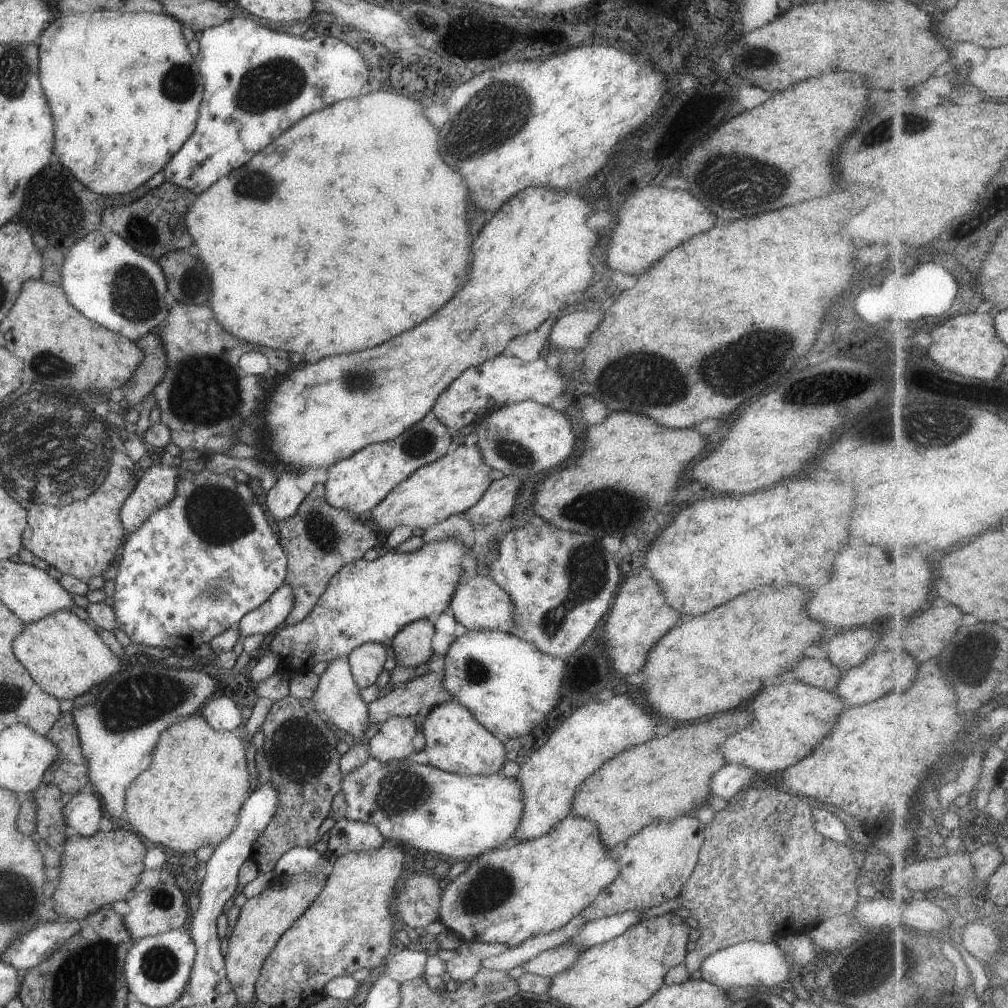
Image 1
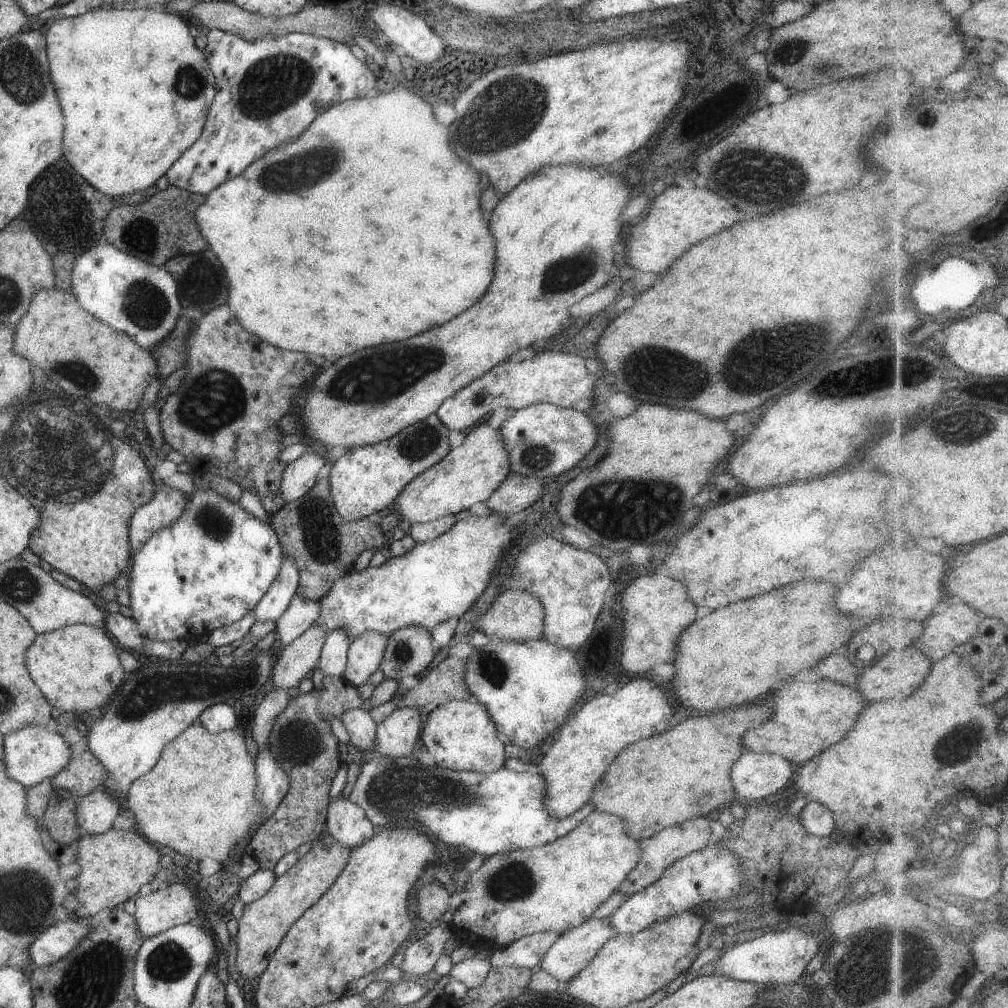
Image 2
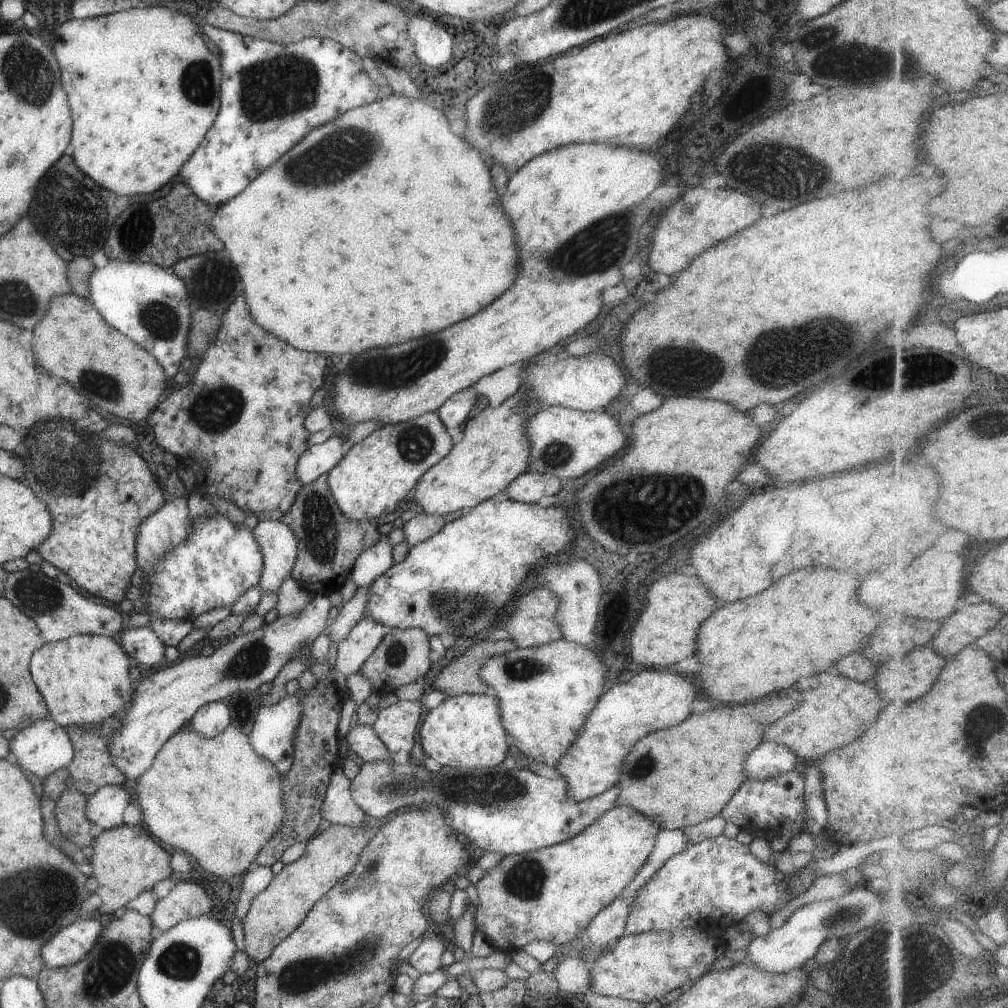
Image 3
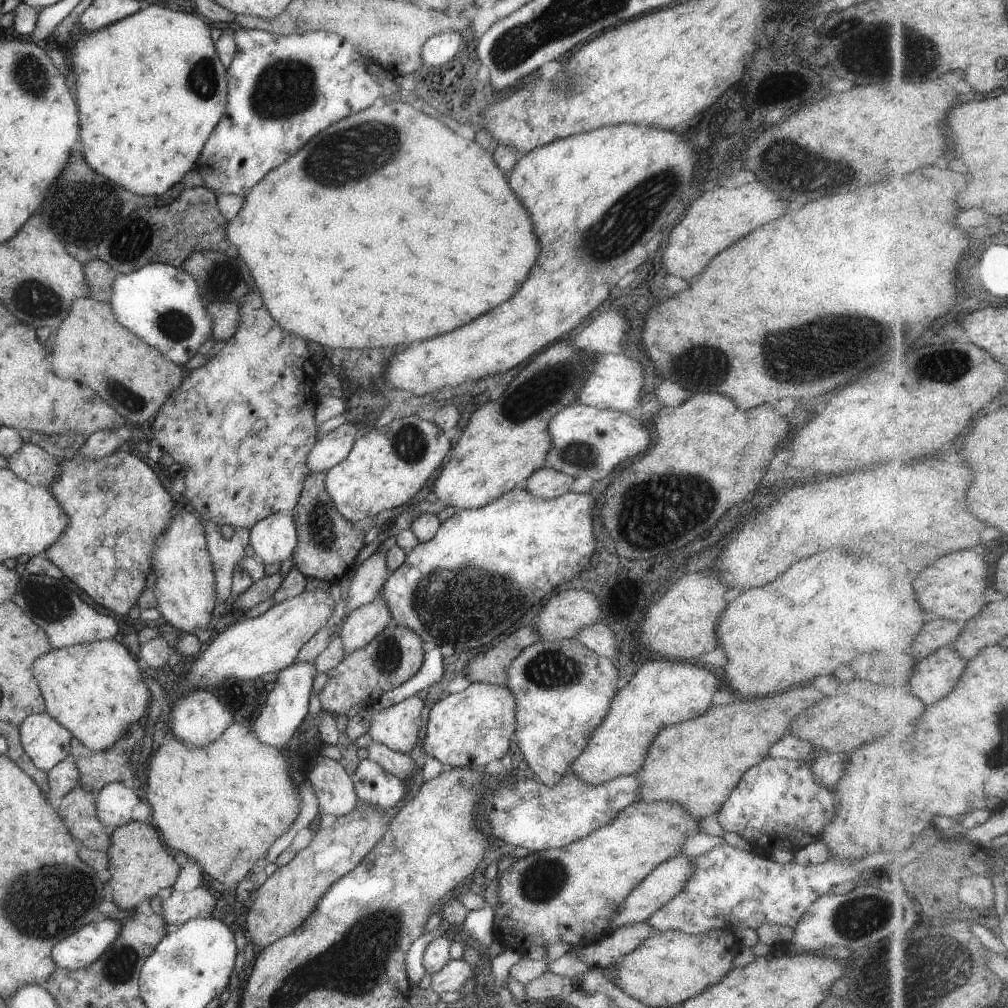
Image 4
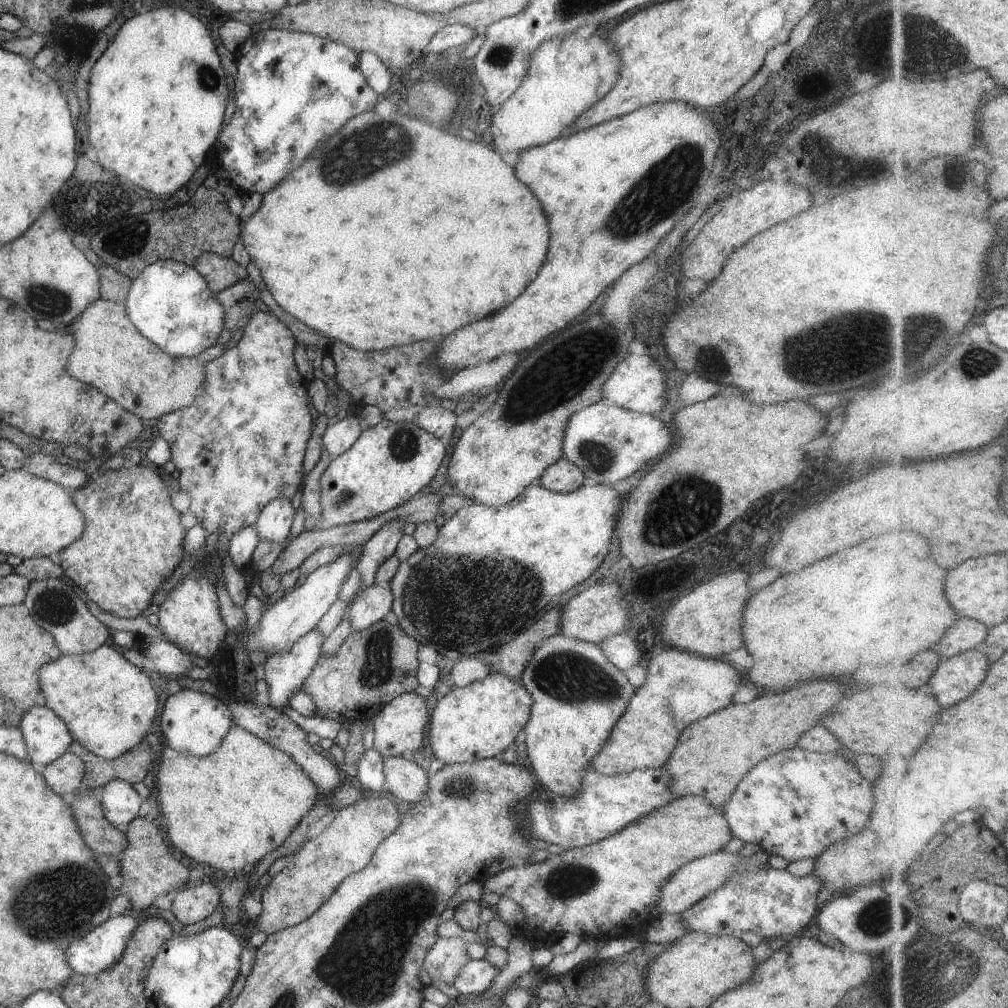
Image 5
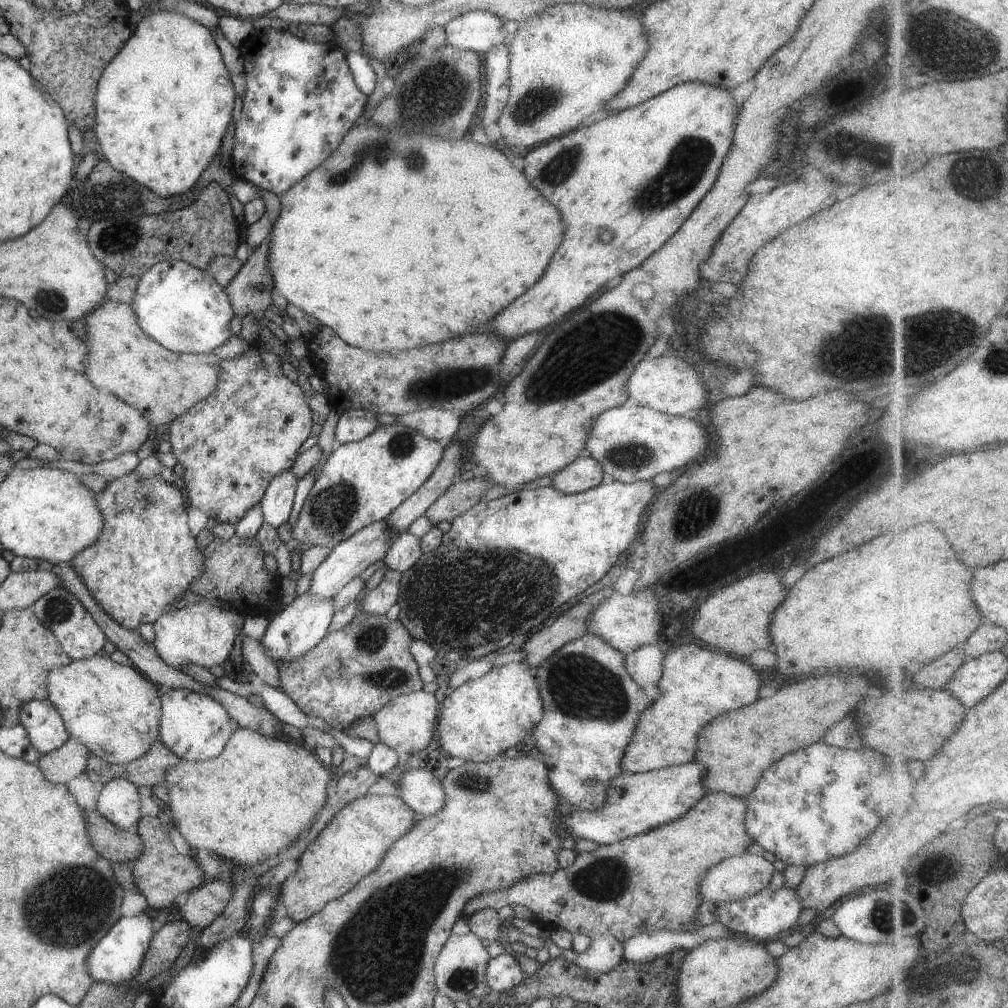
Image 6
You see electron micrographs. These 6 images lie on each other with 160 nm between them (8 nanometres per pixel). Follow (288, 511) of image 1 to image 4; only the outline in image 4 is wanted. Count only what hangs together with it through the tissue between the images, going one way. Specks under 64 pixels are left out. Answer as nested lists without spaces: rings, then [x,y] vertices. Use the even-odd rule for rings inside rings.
[[[345,420],[341,425],[316,439],[305,459],[309,472],[326,471],[343,460],[351,450],[357,435],[355,426]]]

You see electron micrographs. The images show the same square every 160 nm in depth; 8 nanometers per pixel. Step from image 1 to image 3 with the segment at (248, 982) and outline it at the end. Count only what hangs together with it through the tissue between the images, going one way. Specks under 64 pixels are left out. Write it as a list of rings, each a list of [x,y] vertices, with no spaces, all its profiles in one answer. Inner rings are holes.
[[[364,821],[357,828],[330,824],[317,836],[307,841],[303,854],[295,862],[283,866],[267,888],[261,890],[251,900],[242,921],[245,942],[243,951],[249,961],[262,963],[283,938],[292,934],[292,931],[303,921],[305,914],[311,910],[311,906],[351,871],[359,859],[363,846],[369,842],[369,838],[365,836],[367,829]]]

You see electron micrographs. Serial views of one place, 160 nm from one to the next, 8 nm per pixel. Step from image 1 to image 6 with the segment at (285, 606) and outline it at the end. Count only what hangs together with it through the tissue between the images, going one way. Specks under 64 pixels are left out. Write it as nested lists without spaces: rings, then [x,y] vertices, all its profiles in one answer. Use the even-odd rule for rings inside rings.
[[[287,469],[278,472],[278,475],[268,482],[259,502],[262,522],[266,522],[276,529],[282,522],[287,521],[297,481],[298,478],[293,474],[293,471]]]

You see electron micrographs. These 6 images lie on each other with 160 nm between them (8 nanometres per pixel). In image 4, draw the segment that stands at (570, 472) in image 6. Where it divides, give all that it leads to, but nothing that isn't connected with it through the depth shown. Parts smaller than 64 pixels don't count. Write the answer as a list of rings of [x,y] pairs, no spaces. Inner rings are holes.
[[[541,466],[525,479],[525,490],[542,499],[550,499],[566,493],[573,480],[572,476]]]

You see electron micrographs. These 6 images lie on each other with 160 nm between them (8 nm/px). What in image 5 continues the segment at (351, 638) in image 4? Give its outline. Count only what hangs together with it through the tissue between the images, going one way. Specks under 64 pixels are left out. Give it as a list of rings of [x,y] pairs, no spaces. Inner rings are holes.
[[[373,583],[360,589],[351,600],[346,613],[351,633],[383,619],[392,607],[392,599],[389,586],[383,588]]]

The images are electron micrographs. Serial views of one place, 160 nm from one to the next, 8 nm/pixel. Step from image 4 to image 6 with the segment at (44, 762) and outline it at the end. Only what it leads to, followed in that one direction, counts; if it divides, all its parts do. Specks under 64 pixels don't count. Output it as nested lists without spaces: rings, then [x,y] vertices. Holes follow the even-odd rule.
[[[33,699],[22,704],[19,720],[31,746],[43,755],[58,749],[70,738],[61,715],[47,699]]]

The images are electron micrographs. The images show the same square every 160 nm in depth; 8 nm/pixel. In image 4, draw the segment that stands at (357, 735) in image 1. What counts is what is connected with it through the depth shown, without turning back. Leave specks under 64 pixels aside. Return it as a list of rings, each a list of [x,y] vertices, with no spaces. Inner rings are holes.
[[[375,549],[353,572],[345,603],[346,615],[381,594],[381,587],[389,573],[385,557],[385,552]],[[371,740],[365,748],[368,752],[367,759],[383,767],[385,772],[396,776],[398,779],[408,780],[414,772],[414,762],[408,753],[398,753]]]

